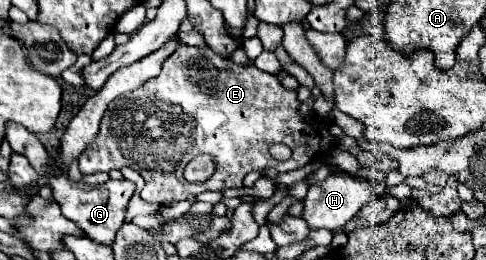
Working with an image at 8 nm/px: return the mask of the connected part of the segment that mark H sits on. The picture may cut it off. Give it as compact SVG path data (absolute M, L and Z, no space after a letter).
M330 172L328 178L324 178L322 182L310 186L306 200L304 200L304 220L308 222L308 226L312 230L316 228L328 228L328 230L342 230L358 210L362 210L370 200L374 198L372 194L372 182L368 180L360 180L360 178L352 178L346 172Z

